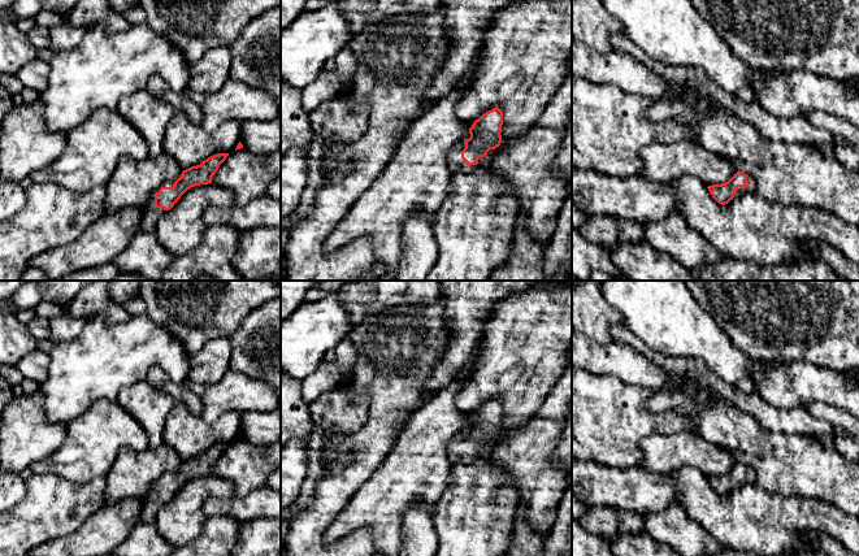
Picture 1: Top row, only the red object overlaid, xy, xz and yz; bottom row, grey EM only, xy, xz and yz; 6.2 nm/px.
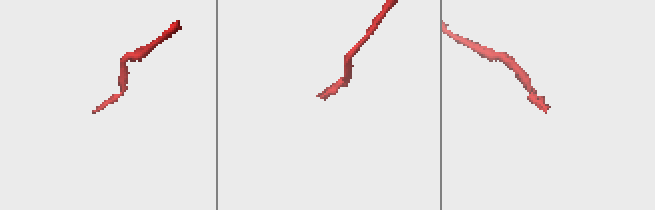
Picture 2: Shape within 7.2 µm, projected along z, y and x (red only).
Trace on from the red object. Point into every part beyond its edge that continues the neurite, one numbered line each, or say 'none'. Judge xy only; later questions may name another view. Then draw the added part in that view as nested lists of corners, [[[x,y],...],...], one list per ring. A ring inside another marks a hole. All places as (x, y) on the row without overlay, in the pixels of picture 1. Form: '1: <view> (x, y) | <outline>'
1: xy (151, 504) | [[[165,473],[151,485],[148,492],[143,496],[140,521],[143,522],[156,521],[157,511],[165,503],[165,500],[155,498],[155,485],[159,483],[161,478],[173,478],[173,477],[174,473]]]

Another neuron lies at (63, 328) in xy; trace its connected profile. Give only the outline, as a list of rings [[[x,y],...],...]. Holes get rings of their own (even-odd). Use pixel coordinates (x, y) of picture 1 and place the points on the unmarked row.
[[[65,310],[62,314],[49,320],[49,339],[53,343],[58,343],[78,336],[86,326],[87,320],[84,317],[73,317]]]

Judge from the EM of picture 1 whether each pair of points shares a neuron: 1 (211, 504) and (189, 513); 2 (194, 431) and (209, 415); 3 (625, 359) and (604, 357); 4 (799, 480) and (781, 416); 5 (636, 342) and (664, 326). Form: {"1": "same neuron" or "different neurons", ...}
{"1": "different neurons", "2": "different neurons", "3": "same neuron", "4": "different neurons", "5": "different neurons"}

